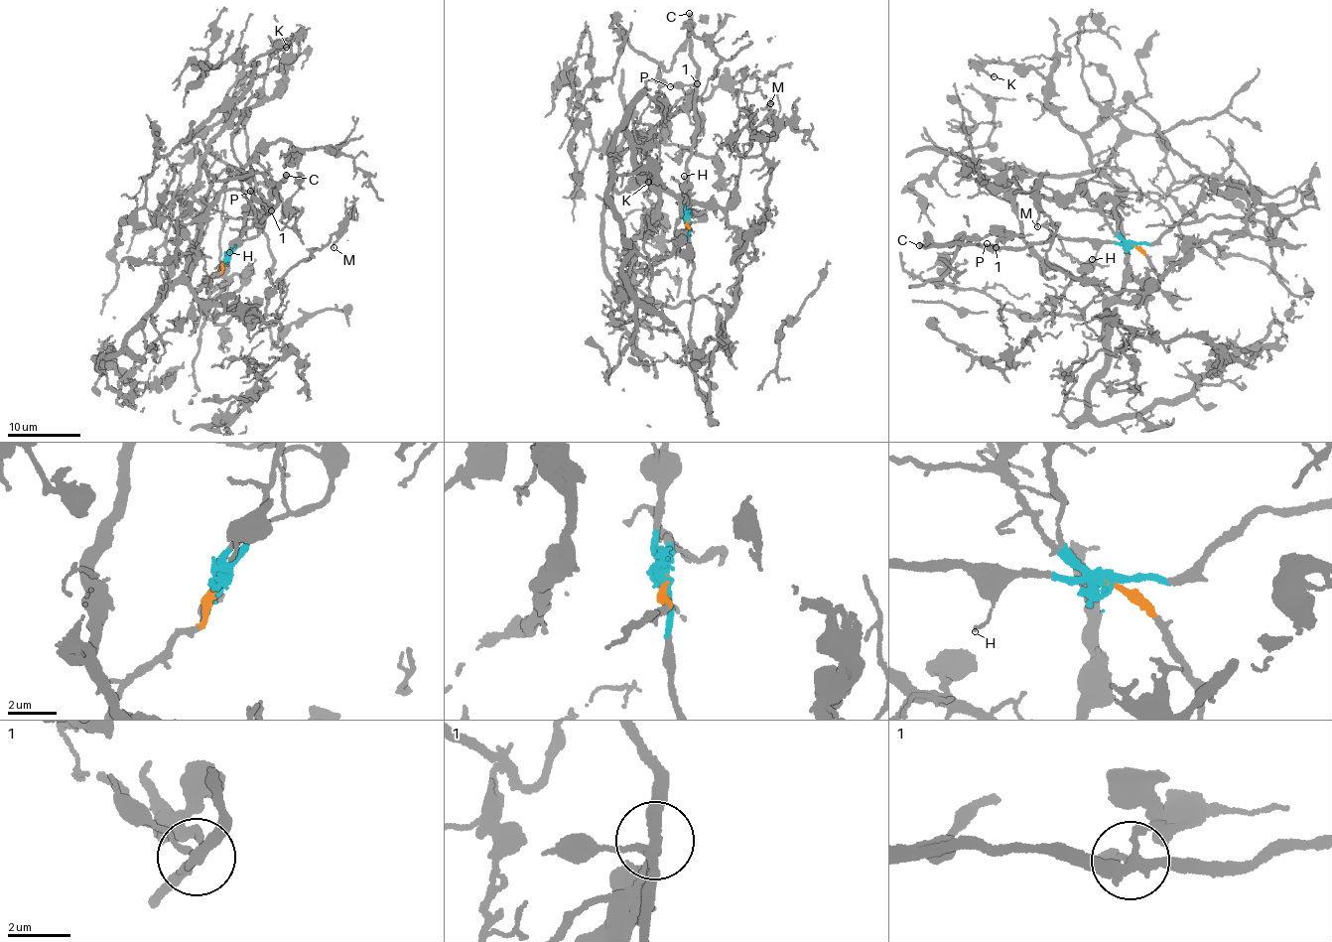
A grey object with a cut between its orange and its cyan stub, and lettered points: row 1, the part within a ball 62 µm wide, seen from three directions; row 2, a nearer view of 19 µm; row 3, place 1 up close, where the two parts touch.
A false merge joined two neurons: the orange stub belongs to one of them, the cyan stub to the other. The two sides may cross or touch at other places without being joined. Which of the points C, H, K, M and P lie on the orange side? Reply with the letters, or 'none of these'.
K, M

